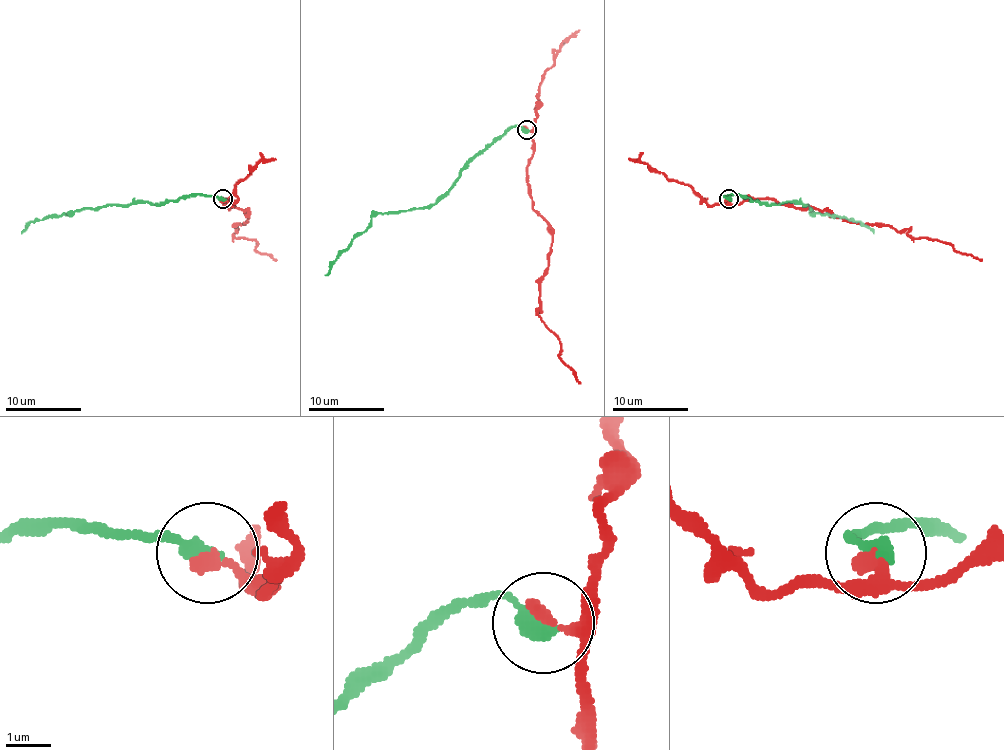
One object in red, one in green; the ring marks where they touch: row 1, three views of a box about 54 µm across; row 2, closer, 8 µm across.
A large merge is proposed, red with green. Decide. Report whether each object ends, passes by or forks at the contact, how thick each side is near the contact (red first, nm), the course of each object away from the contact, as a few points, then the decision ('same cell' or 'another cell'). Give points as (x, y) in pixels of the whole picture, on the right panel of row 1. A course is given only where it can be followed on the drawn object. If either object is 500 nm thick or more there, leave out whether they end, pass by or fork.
red ends there; green ends there; 300 nm thick on the red side, 400 nm on the other; red runs (728, 198), (731, 204), (756, 198), (790, 202), (859, 223), (891, 225), (914, 236), (948, 242), (982, 261); green runs (728, 198), (724, 197), (745, 195), (750, 200), (767, 204), (805, 204), (815, 214), (861, 221), (874, 233); another cell

